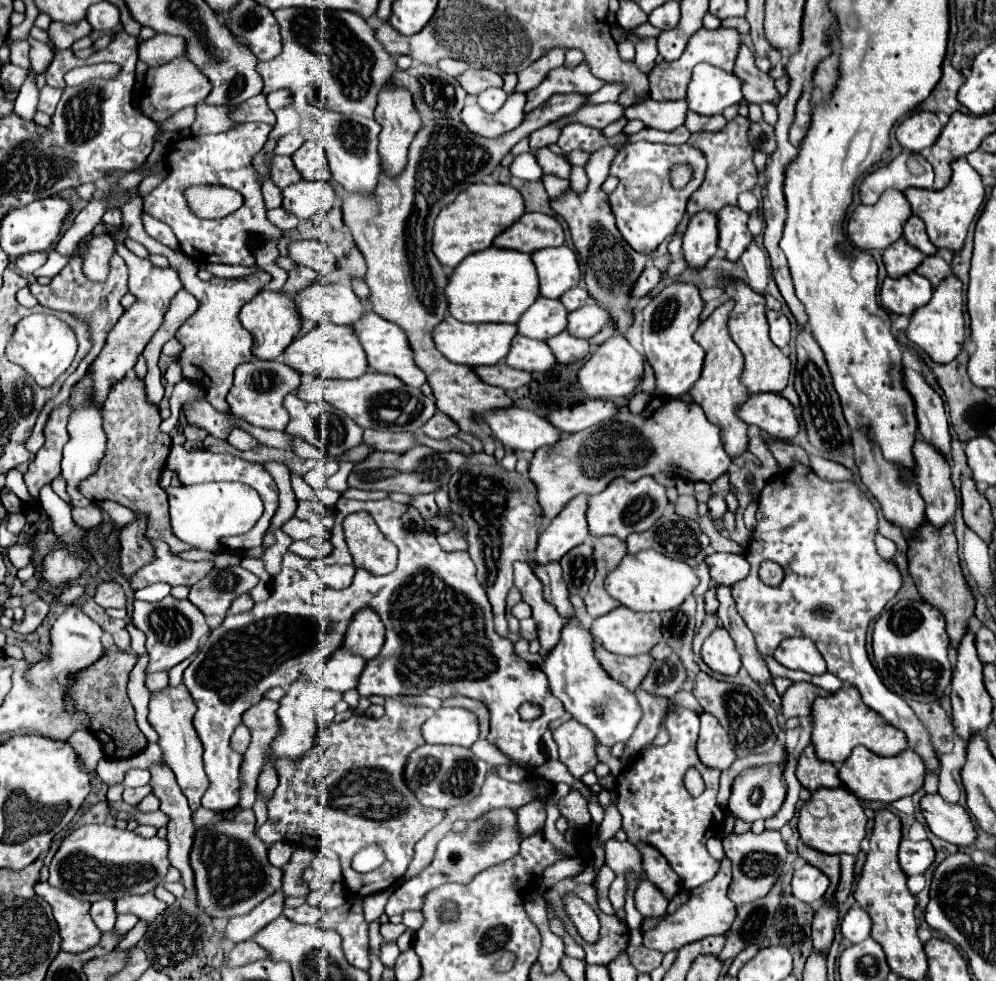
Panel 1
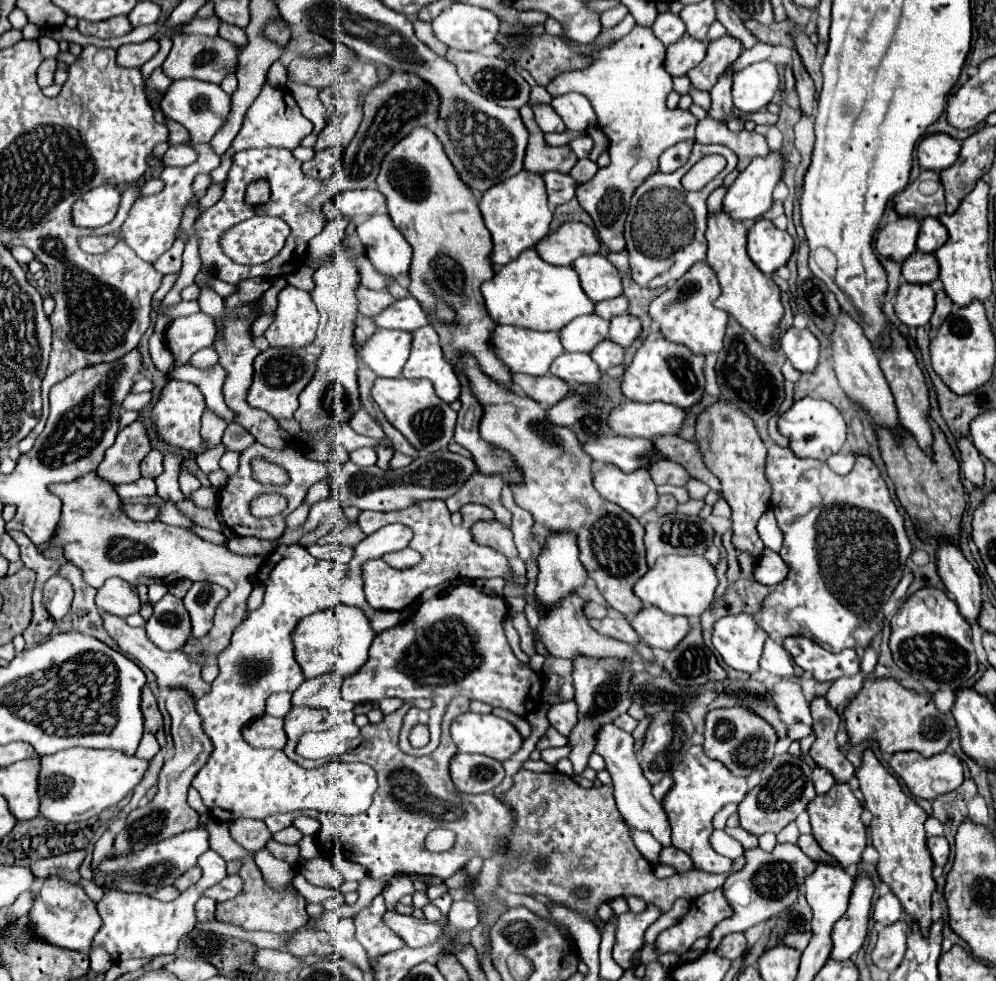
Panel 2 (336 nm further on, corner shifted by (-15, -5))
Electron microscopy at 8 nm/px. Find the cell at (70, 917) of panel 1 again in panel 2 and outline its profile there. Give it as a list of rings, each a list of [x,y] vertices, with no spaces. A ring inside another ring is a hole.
[[[48,877],[44,881],[32,905],[32,911],[28,913],[28,921],[34,933],[40,935],[42,939],[58,947],[72,949],[72,951],[84,951],[84,953],[90,951],[92,937],[100,929],[100,915],[96,913],[96,905],[92,903],[92,899],[84,893],[84,887],[70,883],[66,879],[60,879],[60,877]]]

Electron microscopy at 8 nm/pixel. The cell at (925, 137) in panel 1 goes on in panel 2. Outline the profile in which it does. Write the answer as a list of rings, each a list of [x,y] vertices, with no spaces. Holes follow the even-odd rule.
[[[946,133],[926,135],[916,149],[920,167],[930,171],[942,171],[950,167],[958,159],[958,153],[960,153],[960,143]]]

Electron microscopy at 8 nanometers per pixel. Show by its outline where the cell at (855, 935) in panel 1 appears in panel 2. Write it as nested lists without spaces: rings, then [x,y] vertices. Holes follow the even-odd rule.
[[[886,893],[876,901],[872,909],[872,919],[878,925],[892,925],[902,919],[902,905],[894,897],[894,893]]]

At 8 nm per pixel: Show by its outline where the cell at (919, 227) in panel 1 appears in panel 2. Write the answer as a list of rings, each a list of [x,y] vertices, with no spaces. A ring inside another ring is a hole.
[[[926,217],[920,223],[920,233],[918,233],[918,243],[916,243],[918,251],[936,253],[946,241],[948,241],[946,227],[936,217]]]

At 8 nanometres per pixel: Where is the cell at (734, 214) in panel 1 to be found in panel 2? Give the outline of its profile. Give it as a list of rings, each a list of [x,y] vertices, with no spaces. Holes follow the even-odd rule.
[[[756,219],[748,229],[748,255],[756,267],[772,275],[778,267],[786,265],[794,249],[788,231],[780,231],[768,219]]]

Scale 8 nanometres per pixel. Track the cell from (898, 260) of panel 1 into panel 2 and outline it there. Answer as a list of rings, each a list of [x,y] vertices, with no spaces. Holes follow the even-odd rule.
[[[914,251],[904,263],[902,263],[902,275],[908,283],[920,283],[930,285],[938,279],[938,261],[934,255],[926,255],[920,251]]]

